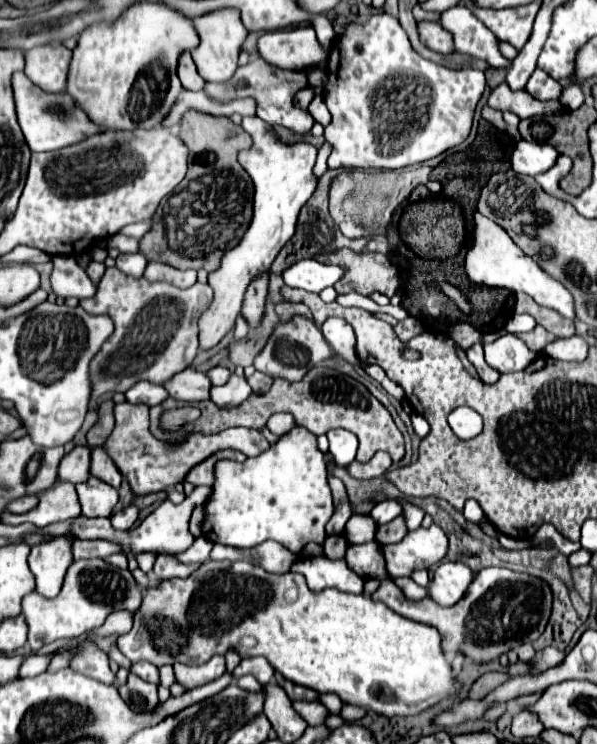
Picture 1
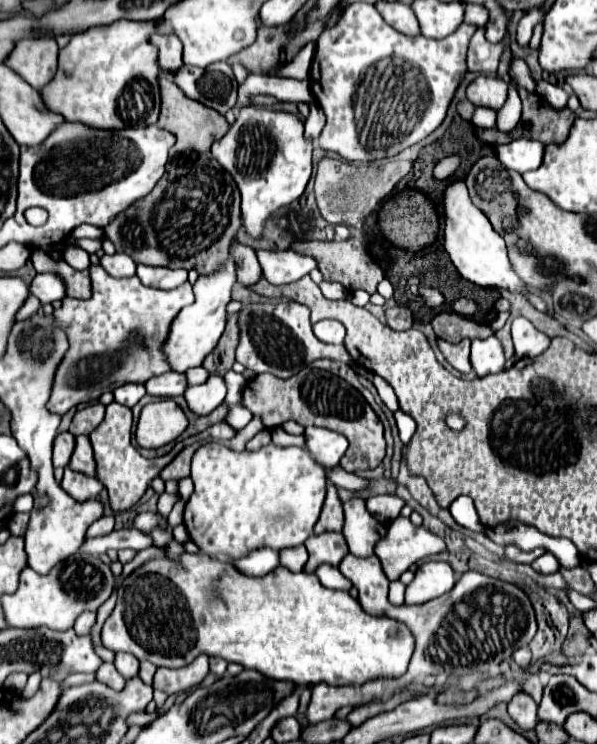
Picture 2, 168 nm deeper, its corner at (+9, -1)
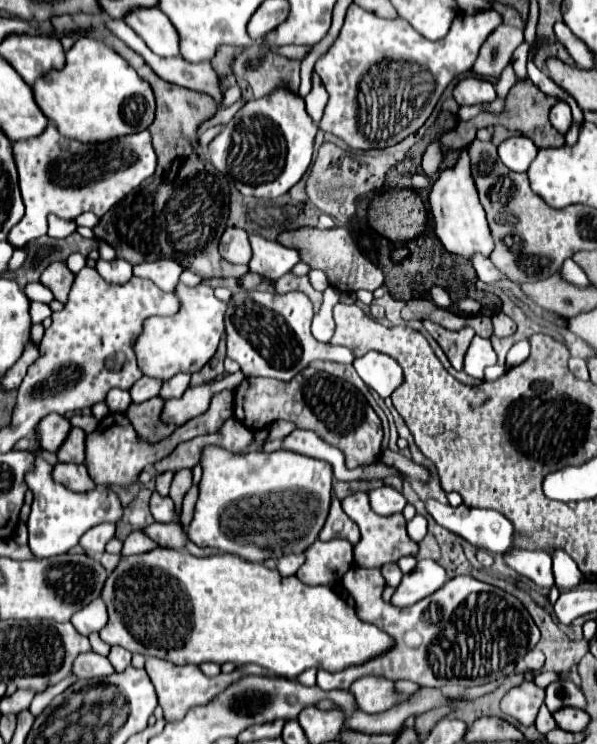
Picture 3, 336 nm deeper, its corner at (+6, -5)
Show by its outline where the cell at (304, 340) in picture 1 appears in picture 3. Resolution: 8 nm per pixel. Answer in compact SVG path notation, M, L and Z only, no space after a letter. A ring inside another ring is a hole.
M235 292L227 304L227 356L235 360L245 376L263 376L289 382L315 360L331 360L351 364L355 356L333 344L317 342L309 330L313 318L311 300L303 292L271 294L271 292Z

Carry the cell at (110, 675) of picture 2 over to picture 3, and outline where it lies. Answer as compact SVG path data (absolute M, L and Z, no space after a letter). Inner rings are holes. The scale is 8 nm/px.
M89 652L89 654L77 656L77 660L73 664L73 674L83 680L89 680L89 678L101 678L101 676L115 674L115 670L105 656Z

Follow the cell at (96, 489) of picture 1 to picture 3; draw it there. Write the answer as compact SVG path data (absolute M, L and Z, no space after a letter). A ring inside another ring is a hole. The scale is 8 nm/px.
M57 464L53 468L53 478L73 492L87 492L95 488L95 482L89 478L85 466L77 464Z

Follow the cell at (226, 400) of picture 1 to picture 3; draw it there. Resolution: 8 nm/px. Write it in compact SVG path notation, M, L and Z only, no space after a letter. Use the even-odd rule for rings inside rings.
M229 374L221 380L213 380L195 388L189 388L181 398L175 400L167 400L165 402L165 410L161 414L163 422L173 422L173 424L183 424L191 418L197 418L201 412L205 412L209 408L209 402L215 394L229 390L229 388L237 388L243 380L243 374Z

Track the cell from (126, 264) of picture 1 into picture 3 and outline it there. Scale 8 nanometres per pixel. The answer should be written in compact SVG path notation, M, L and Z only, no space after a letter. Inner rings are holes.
M115 258L111 262L107 260L97 260L97 272L107 280L107 282L113 282L113 284L125 284L131 280L133 276L133 266L121 258Z

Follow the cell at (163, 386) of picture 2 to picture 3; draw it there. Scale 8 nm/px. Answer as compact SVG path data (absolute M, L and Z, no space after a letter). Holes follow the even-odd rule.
M143 376L143 378L139 378L139 380L133 384L133 388L129 390L129 394L131 394L133 402L139 404L139 402L145 402L145 400L149 400L149 398L155 398L155 396L159 394L161 386L163 386L163 380Z

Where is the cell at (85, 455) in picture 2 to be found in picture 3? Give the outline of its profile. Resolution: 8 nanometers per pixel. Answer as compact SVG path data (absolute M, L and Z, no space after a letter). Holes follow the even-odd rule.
M71 428L67 440L57 452L59 462L73 462L73 464L83 464L85 460L85 432L79 428Z

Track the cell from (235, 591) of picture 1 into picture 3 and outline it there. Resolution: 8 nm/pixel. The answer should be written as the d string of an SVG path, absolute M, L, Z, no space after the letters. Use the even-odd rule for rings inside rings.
M155 548L147 554L121 558L119 566L109 574L101 598L109 610L109 622L99 632L103 642L173 664L257 664L273 674L297 678L307 668L341 672L349 666L361 666L395 646L387 632L359 620L355 608L331 586L307 586L297 576L283 578L279 570L269 570L263 564L253 564L231 554L197 558L185 550Z

